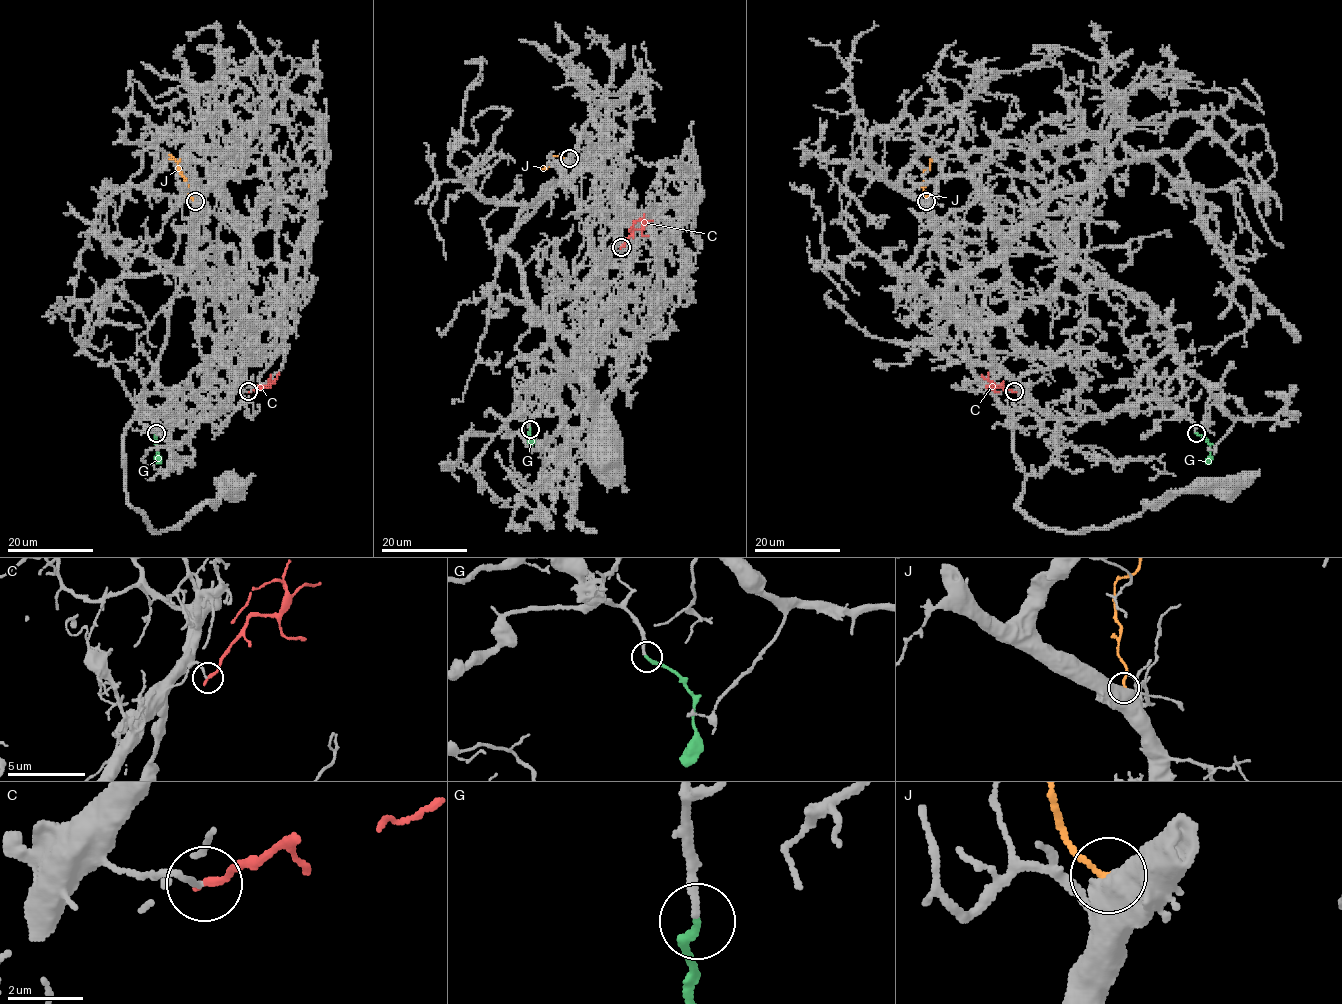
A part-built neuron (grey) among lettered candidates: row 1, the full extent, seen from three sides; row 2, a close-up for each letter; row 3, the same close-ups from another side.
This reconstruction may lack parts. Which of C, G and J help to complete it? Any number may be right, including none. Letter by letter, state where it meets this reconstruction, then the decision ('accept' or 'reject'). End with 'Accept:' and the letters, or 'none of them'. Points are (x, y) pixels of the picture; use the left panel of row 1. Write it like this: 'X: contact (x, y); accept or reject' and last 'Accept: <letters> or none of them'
C: contact (248, 391); reject
G: contact (156, 433); accept
J: contact (195, 201); reject
Accept: G

